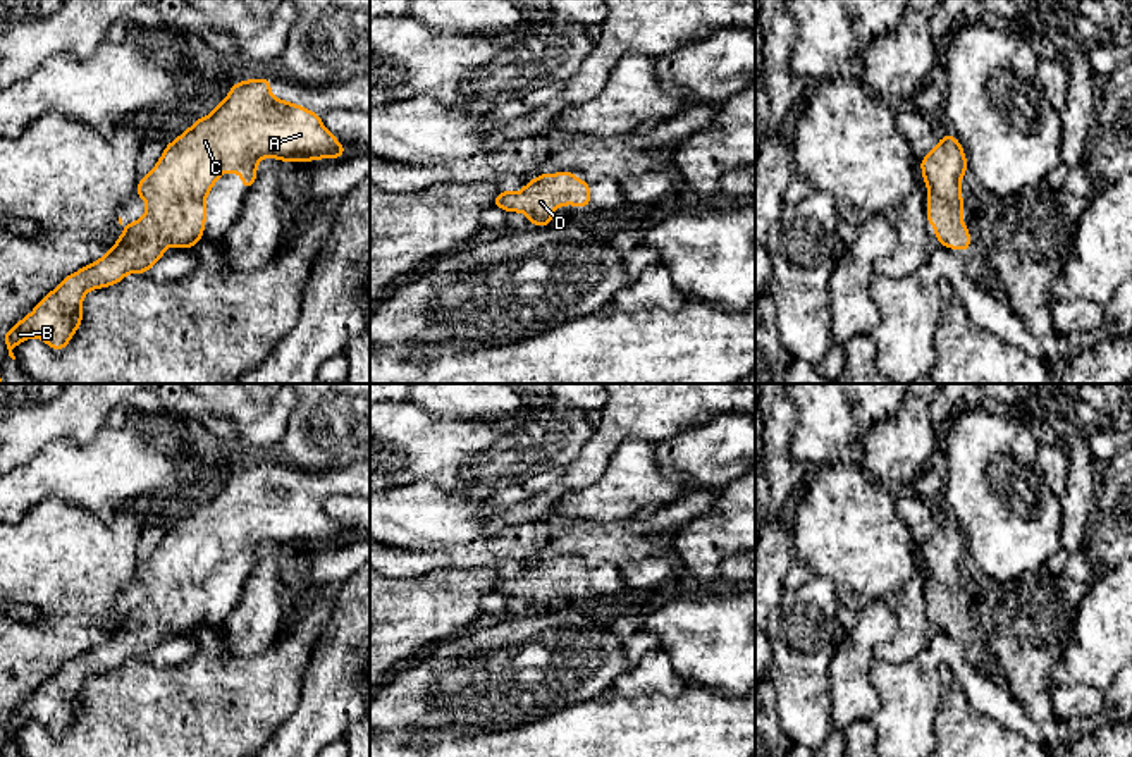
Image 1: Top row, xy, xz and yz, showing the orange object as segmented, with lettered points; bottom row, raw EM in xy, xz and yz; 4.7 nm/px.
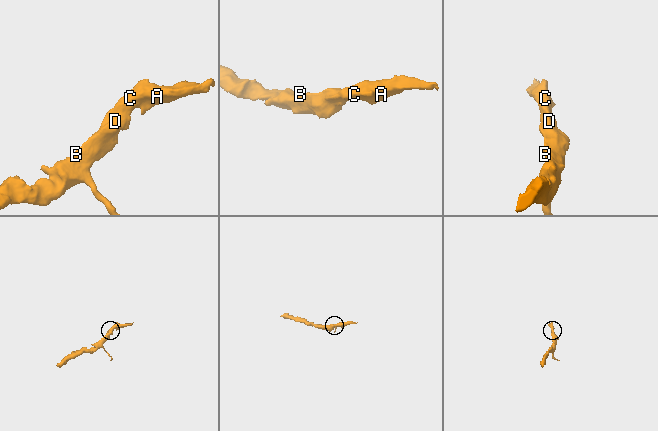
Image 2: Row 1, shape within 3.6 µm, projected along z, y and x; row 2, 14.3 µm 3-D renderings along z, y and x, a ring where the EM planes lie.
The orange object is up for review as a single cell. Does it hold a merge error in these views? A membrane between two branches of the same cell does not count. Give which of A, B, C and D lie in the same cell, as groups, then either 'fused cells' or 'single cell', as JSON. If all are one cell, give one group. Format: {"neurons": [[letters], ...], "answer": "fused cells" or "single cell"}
{"neurons": [["A", "B", "C", "D"]], "answer": "single cell"}

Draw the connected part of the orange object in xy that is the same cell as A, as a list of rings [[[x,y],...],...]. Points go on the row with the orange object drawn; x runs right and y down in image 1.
[[[268,77],[236,83],[227,98],[169,143],[155,169],[141,177],[134,196],[148,201],[145,217],[131,225],[124,225],[119,217],[124,232],[114,248],[98,262],[65,277],[26,318],[3,334],[9,356],[15,360],[12,349],[29,337],[38,337],[52,349],[62,351],[83,323],[81,303],[88,291],[117,284],[131,272],[146,274],[163,258],[165,246],[193,249],[205,231],[208,215],[205,198],[225,170],[239,174],[248,191],[256,181],[256,165],[263,157],[305,163],[342,155],[346,148],[323,127],[322,119],[305,107],[275,98]]]

